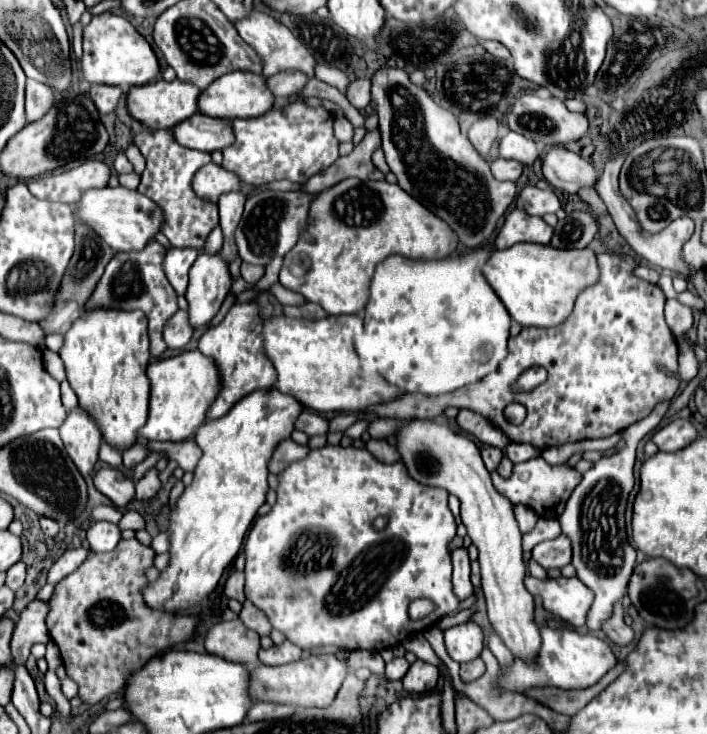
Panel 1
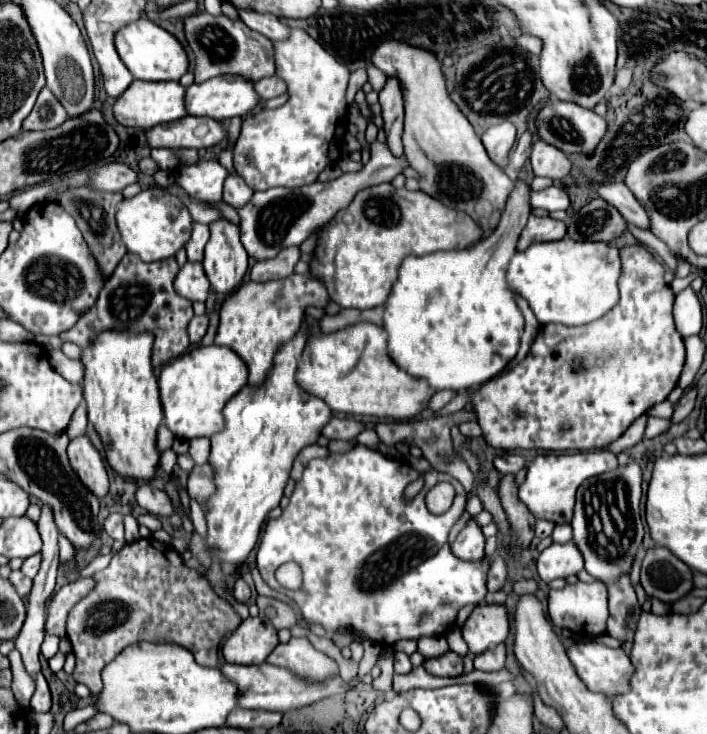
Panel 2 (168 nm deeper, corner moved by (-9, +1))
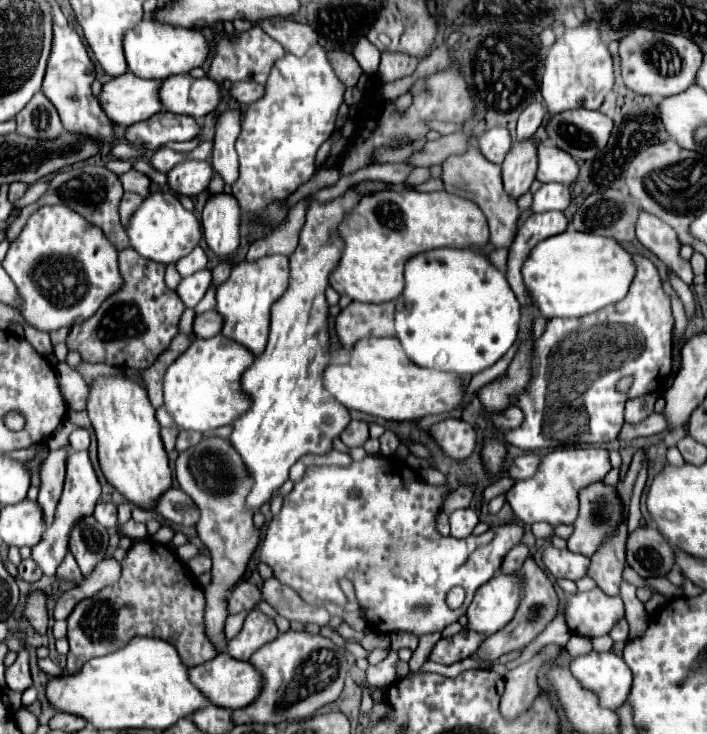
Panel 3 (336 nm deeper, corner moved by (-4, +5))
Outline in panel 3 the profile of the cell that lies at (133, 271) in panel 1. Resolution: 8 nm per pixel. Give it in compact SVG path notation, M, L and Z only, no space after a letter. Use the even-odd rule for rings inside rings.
M133 248L119 252L119 270L123 284L101 308L85 322L71 328L67 346L77 350L85 362L103 362L119 368L149 368L179 334L179 320L185 304L175 290L165 284L165 264L141 258ZM137 272L143 276L137 278Z

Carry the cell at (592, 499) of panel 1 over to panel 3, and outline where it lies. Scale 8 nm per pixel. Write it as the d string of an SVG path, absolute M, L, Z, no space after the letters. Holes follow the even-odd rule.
M603 480L585 486L579 492L579 516L573 522L573 534L567 540L569 550L579 552L583 556L593 556L601 548L601 544L605 544L605 540L609 536L613 536L613 532L619 528L619 524L625 522L625 518L627 518L625 506L623 506L623 500L615 486L607 486Z

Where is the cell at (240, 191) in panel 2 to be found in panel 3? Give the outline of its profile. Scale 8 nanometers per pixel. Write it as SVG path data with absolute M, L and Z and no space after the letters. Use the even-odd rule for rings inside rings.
M227 110L217 120L215 132L215 148L213 148L213 168L225 180L225 184L235 184L239 178L239 164L235 152L235 140L241 132L239 110Z

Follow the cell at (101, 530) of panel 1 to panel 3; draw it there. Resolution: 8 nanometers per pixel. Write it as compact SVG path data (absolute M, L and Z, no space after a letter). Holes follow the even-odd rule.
M97 504L93 516L105 528L115 528L117 526L117 506L113 506L113 504Z

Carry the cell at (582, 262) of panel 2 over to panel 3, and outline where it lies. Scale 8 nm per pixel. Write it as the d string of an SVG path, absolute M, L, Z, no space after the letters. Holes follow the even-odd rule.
M565 230L539 242L523 262L521 274L543 318L581 318L619 302L635 276L635 264L631 254L617 240Z

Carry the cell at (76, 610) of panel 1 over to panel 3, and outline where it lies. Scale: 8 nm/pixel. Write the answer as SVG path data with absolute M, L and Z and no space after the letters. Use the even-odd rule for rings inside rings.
M155 540L137 542L121 560L121 578L95 596L81 600L67 618L67 640L71 650L65 670L67 674L79 674L85 662L123 648L133 636L167 640L177 648L189 668L205 664L217 656L205 632L205 604L207 600L199 580L167 544Z

